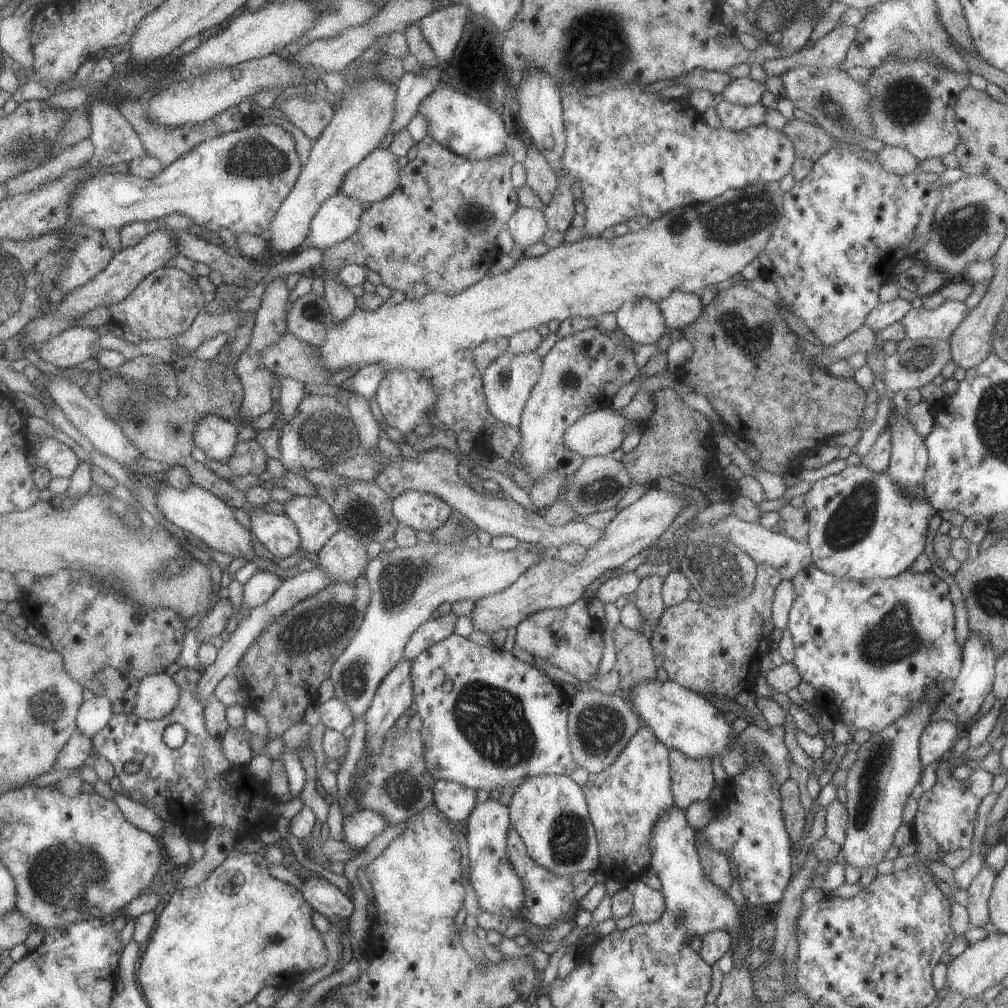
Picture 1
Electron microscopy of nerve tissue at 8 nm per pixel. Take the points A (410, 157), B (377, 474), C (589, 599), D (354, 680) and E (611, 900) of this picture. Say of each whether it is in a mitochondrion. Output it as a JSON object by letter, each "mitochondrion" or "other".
{"A":"other","B":"other","C":"other","D":"mitochondrion","E":"other"}

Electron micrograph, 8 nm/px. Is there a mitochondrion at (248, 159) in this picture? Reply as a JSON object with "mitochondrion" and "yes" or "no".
{"mitochondrion":"yes"}

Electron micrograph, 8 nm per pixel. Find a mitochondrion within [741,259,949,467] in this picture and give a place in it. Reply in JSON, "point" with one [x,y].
{"point":[919,359]}

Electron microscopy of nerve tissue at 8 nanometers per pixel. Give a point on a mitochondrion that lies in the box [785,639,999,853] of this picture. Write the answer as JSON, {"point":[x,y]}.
{"point":[869,779]}

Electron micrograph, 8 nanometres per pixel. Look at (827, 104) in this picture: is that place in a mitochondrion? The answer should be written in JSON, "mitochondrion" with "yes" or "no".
{"mitochondrion":"yes"}

